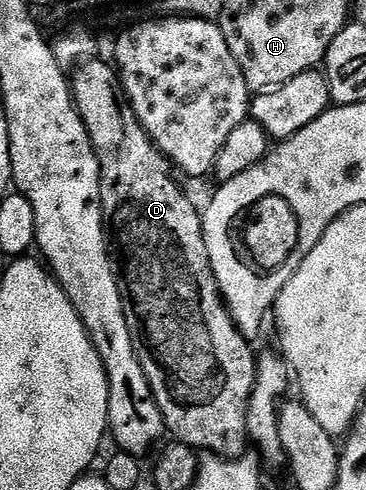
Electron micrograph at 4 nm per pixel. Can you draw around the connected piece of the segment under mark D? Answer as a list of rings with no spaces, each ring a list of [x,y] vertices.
[[[97,56],[88,57],[77,62],[71,70],[71,89],[73,102],[77,106],[79,116],[89,133],[91,144],[97,153],[101,165],[101,211],[107,227],[107,241],[109,243],[109,259],[119,284],[119,296],[123,300],[123,316],[127,316],[127,328],[131,332],[131,344],[135,348],[135,356],[139,356],[139,364],[143,364],[143,372],[149,381],[153,399],[161,410],[165,421],[166,431],[176,441],[193,447],[198,452],[208,452],[218,458],[238,458],[247,450],[247,424],[245,423],[245,409],[253,391],[255,376],[257,375],[257,359],[255,350],[252,350],[250,339],[244,338],[240,330],[233,323],[228,309],[223,305],[221,291],[217,288],[217,281],[213,279],[213,270],[209,266],[207,244],[205,243],[205,228],[202,215],[193,207],[193,202],[177,187],[177,182],[168,174],[170,163],[164,154],[154,146],[152,140],[145,135],[145,130],[137,122],[137,117],[129,102],[120,89],[117,71],[108,61],[100,62]]]

